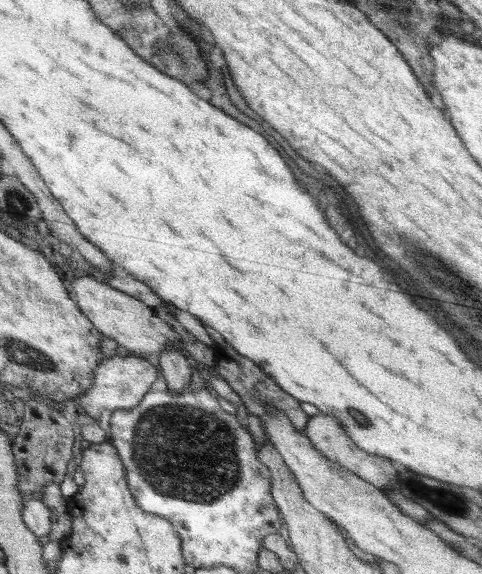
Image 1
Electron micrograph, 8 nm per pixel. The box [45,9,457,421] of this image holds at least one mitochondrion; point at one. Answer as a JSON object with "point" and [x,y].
{"point":[171,50]}

